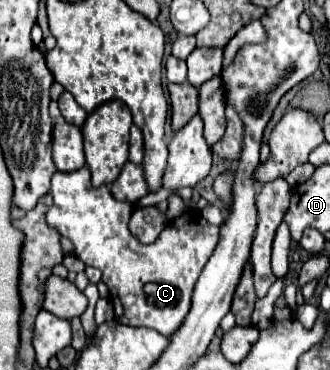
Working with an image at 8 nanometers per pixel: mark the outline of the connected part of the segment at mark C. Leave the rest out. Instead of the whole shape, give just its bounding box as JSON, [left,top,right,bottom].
[46,166,220,338]

